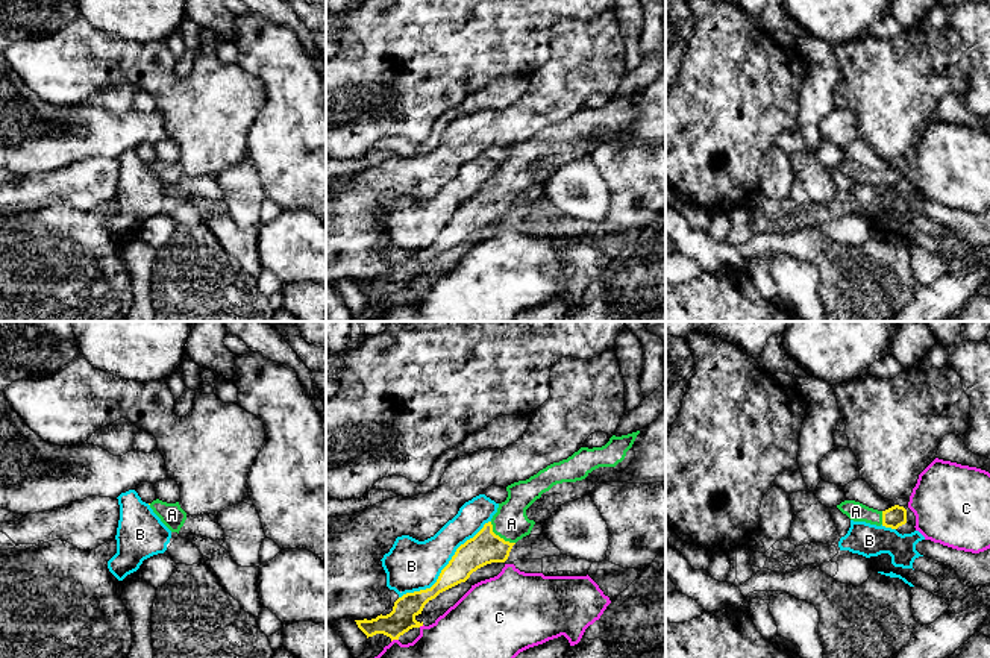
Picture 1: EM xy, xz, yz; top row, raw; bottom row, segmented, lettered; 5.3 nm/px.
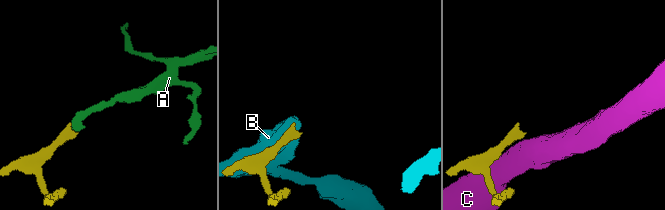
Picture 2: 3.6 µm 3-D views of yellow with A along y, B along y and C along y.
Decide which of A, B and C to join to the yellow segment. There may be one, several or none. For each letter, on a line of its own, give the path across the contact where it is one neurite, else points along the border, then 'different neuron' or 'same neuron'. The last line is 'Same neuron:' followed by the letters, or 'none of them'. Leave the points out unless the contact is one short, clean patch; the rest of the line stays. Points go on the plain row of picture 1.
A: across xz (485, 208), (498, 196), (511, 184) | same neuron
B: different neuron
C: along xz (423, 285), (419, 287) | different neuron
Same neuron: A

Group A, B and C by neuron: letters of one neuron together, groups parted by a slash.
A / B / C

